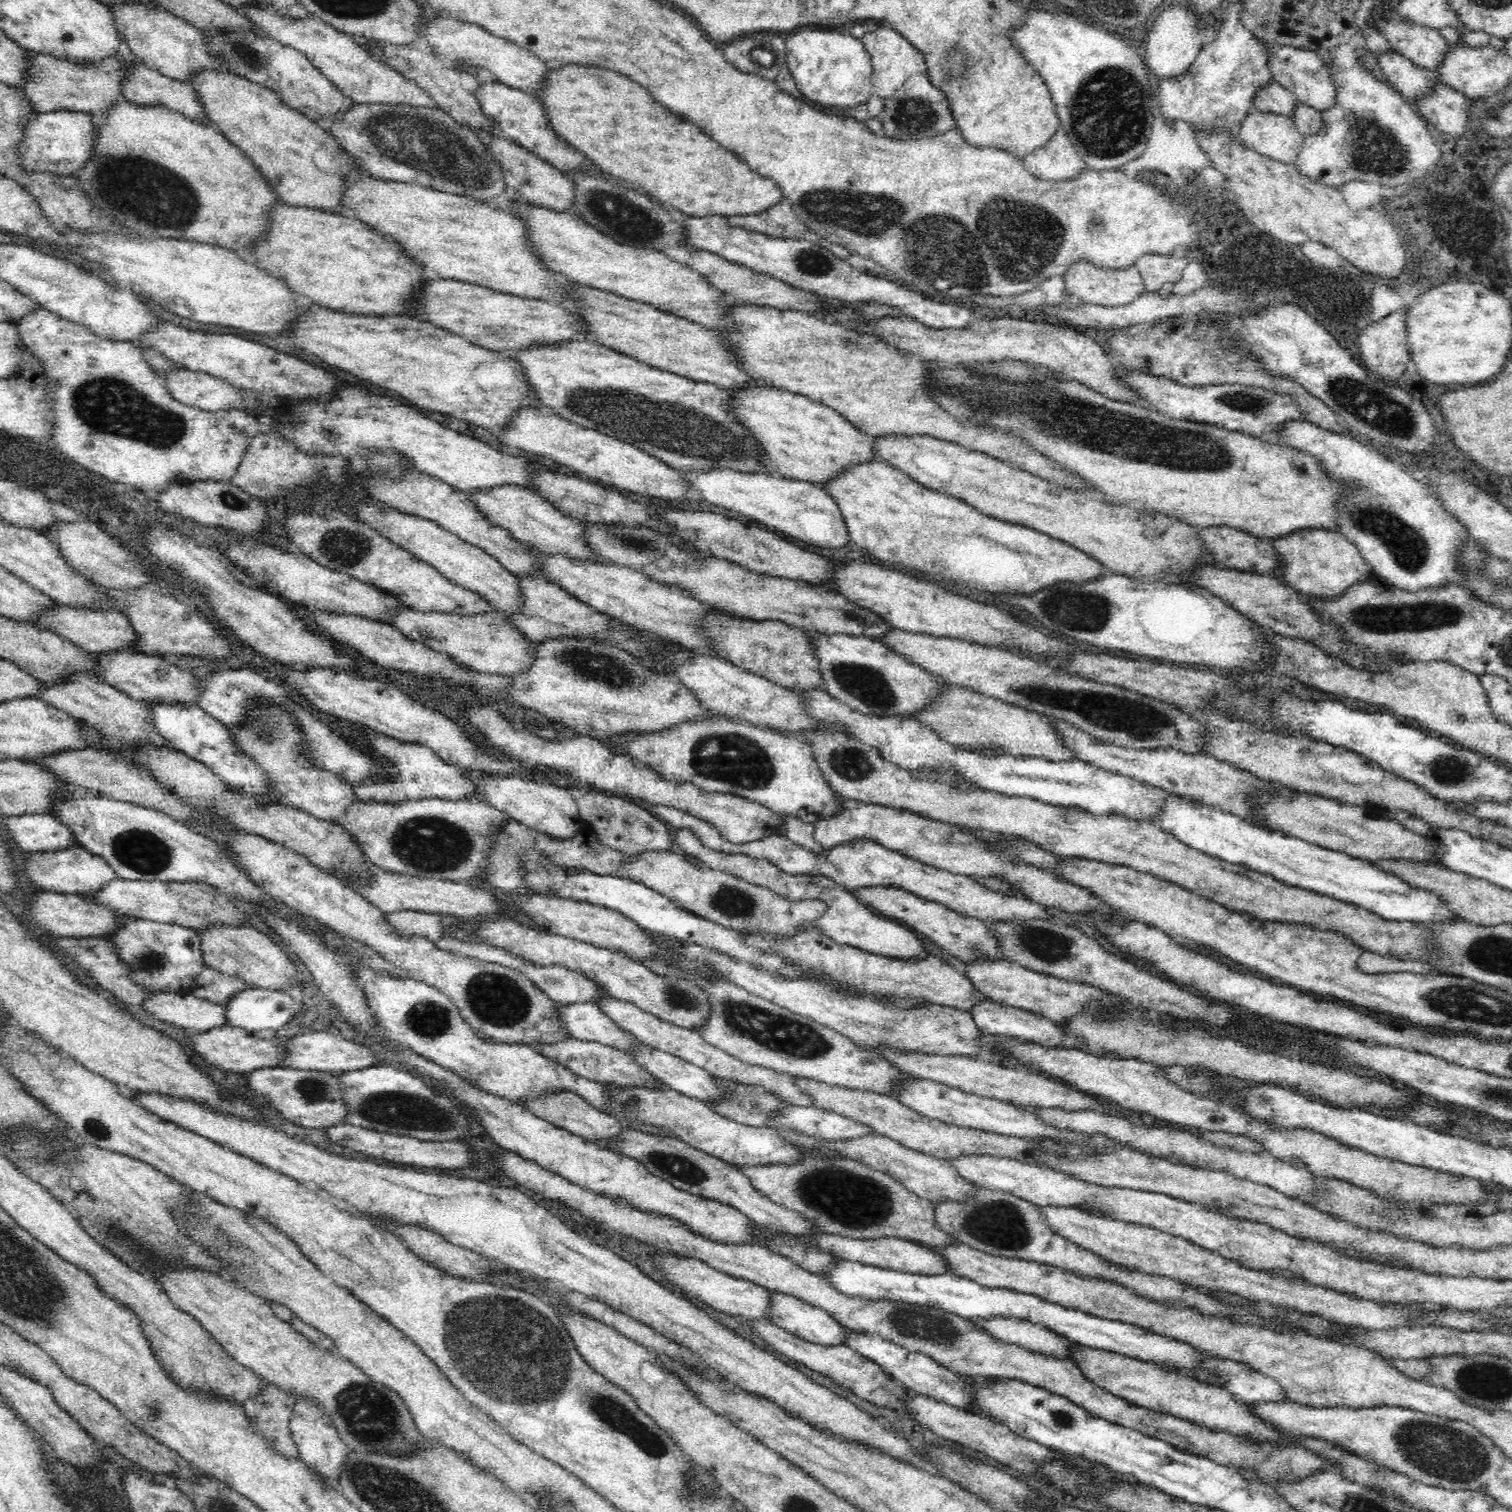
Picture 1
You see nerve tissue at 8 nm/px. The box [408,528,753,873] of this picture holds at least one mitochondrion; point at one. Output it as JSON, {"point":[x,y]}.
{"point":[599,667]}

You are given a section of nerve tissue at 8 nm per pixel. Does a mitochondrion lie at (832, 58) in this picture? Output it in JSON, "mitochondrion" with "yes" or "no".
{"mitochondrion":"no"}

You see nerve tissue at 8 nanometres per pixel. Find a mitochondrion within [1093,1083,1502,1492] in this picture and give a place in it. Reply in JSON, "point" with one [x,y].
{"point":[1444,1452]}

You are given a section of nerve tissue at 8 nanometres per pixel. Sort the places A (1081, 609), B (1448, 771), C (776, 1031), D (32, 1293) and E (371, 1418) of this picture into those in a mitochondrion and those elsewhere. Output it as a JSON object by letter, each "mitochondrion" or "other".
{"A":"mitochondrion","B":"mitochondrion","C":"mitochondrion","D":"mitochondrion","E":"mitochondrion"}

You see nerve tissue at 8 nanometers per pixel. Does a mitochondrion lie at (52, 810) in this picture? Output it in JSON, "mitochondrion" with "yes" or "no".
{"mitochondrion":"no"}

